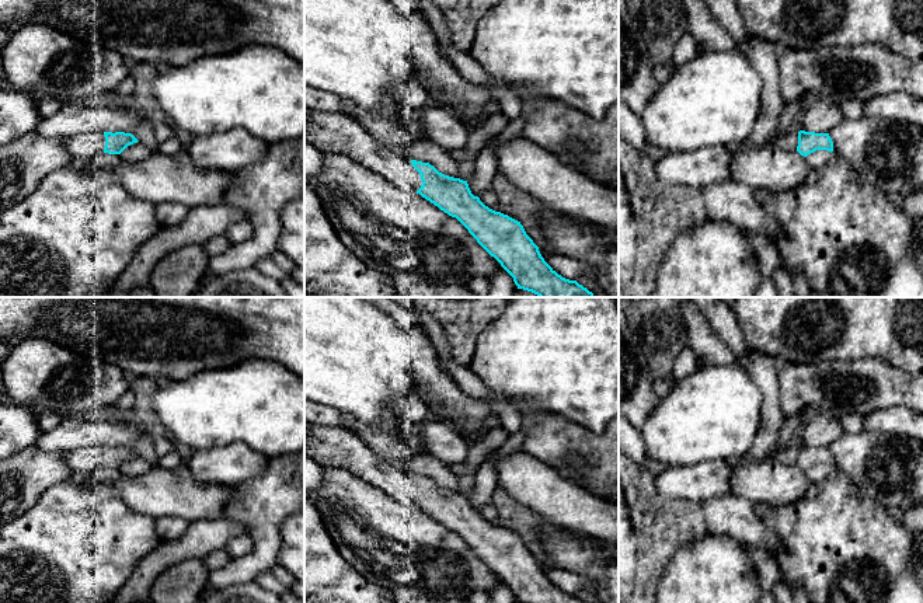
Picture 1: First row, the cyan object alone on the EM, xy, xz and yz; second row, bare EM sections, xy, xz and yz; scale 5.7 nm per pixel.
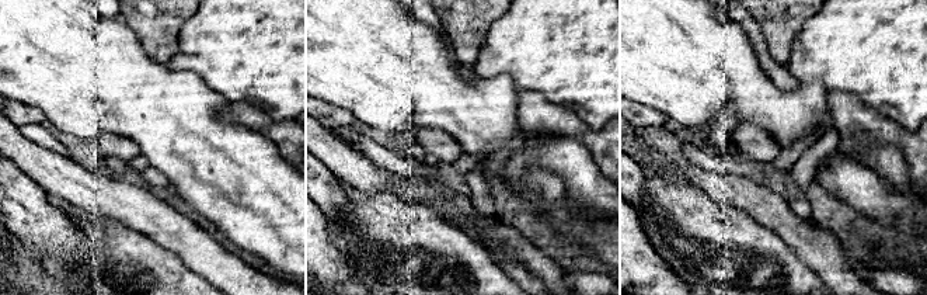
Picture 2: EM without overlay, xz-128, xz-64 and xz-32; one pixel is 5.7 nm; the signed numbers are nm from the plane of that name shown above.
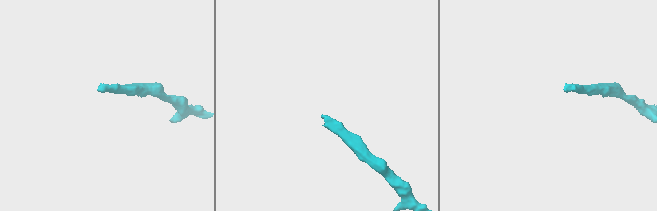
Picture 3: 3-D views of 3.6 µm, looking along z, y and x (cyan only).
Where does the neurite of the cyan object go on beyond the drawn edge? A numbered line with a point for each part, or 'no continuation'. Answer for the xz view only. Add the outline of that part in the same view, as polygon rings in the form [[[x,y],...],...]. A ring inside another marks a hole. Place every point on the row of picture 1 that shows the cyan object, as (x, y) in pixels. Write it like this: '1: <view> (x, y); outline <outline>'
1: xz (335, 132); outline [[[304,107],[304,142],[321,151],[348,156],[403,189],[417,192],[422,185],[411,161],[380,147],[361,123],[344,112]]]

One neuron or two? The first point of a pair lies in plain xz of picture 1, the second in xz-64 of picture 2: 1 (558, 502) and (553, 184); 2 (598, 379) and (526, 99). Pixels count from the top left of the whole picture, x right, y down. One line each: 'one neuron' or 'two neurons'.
1: one neuron
2: two neurons

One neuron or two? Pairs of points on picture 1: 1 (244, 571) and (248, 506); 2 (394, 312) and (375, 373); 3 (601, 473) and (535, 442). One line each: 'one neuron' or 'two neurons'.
1: one neuron
2: two neurons
3: one neuron

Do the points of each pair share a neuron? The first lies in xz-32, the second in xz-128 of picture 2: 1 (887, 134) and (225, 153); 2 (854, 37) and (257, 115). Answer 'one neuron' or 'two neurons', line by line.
1: two neurons
2: two neurons

